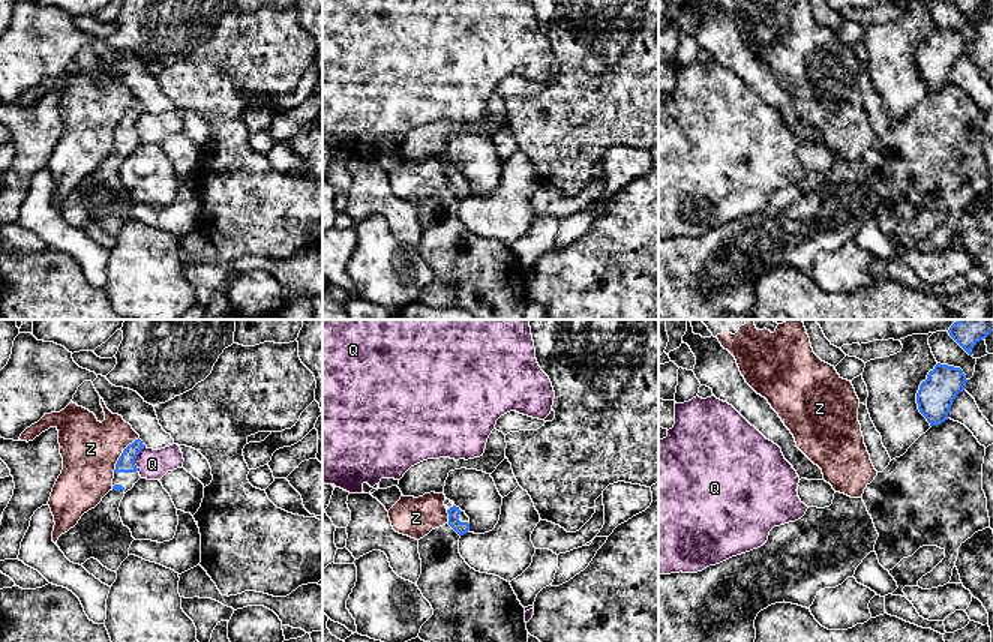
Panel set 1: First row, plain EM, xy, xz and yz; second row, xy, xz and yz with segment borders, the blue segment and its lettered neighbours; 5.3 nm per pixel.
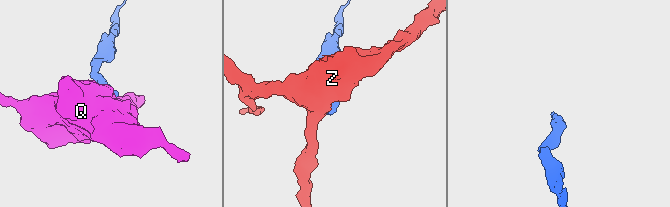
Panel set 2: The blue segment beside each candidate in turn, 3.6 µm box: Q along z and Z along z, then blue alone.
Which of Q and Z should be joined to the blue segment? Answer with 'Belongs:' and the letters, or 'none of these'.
Belongs: none of these

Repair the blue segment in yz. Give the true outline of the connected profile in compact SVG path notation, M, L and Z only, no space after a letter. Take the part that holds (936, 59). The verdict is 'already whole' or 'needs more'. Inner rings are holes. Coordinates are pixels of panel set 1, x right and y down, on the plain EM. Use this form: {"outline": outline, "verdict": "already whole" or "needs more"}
{"outline": "M938 27L928 36L916 57L916 68L930 90L948 84L950 72L956 60L964 54L966 46L966 39L960 32Z", "verdict": "already whole"}

